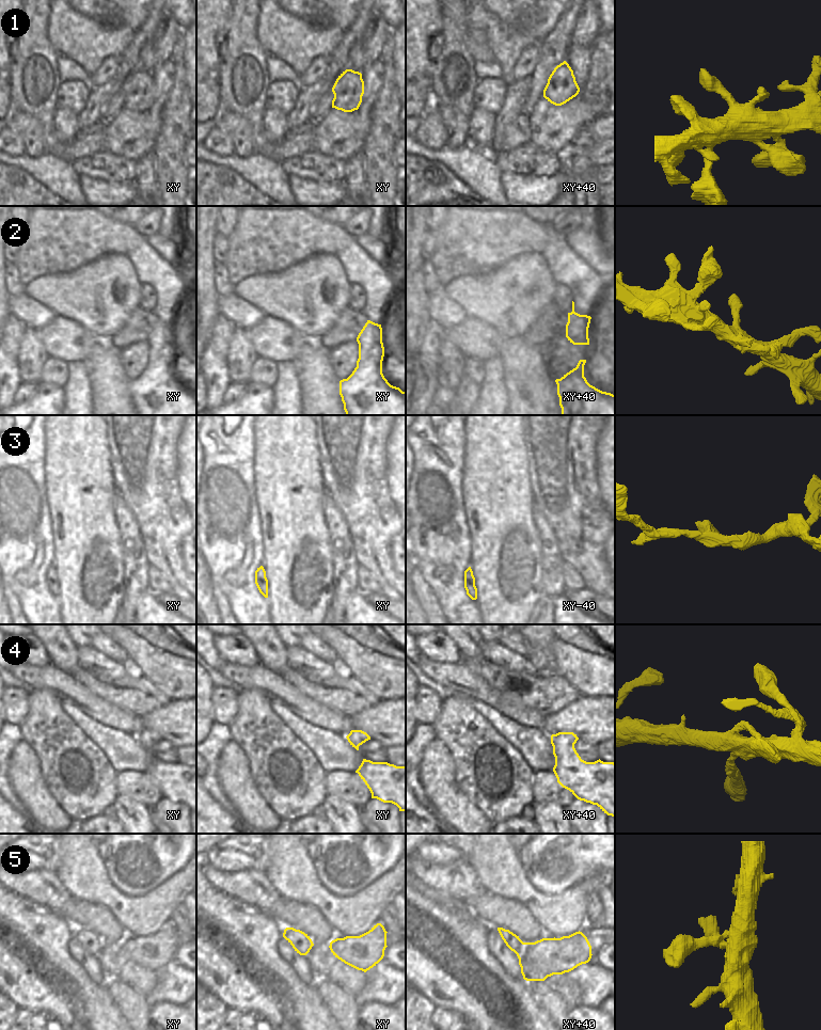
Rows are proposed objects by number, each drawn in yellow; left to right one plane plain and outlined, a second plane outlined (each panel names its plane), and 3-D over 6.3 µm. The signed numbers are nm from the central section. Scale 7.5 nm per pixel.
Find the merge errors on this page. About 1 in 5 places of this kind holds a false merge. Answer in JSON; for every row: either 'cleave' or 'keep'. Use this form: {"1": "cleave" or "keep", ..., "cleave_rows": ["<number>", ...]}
{"1": "keep", "2": "keep", "3": "keep", "4": "keep", "5": "keep", "cleave_rows": []}

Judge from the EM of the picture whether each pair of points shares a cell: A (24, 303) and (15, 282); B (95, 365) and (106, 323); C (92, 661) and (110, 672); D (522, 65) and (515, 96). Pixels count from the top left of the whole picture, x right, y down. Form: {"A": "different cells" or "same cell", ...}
{"A": "different cells", "B": "different cells", "C": "same cell", "D": "different cells"}

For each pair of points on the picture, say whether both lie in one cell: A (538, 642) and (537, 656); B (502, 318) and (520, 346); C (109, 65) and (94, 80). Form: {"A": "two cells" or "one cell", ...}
{"A": "one cell", "B": "two cells", "C": "one cell"}

